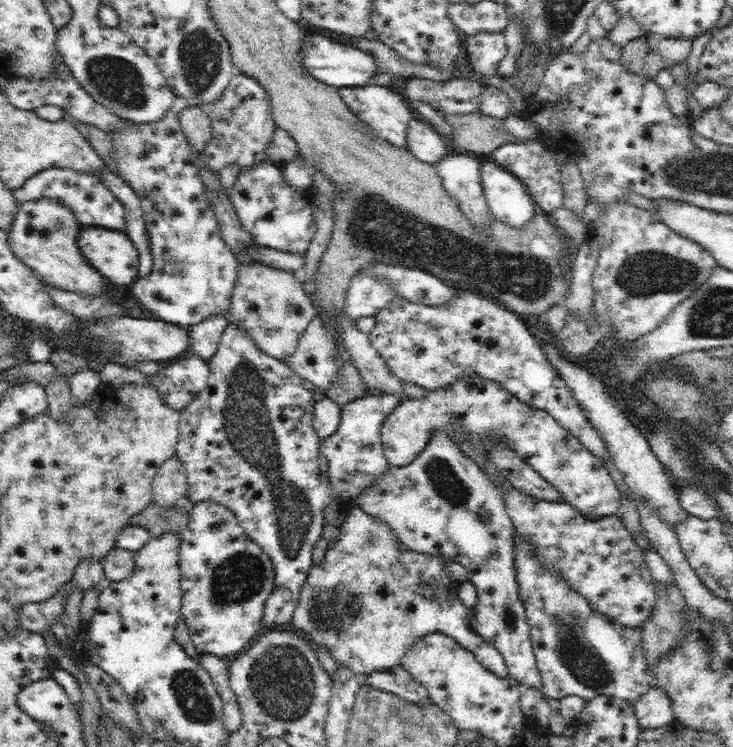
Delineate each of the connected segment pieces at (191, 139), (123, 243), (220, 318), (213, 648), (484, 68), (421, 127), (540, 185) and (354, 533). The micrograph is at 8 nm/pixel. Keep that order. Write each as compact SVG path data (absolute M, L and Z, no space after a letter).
M187 106L179 114L179 123L191 149L202 152L212 138L210 118L199 106Z
M82 226L78 247L84 259L114 284L130 285L137 280L138 249L122 231Z
M222 313L210 315L206 320L198 325L189 327L192 353L200 356L206 363L214 356L224 328L229 324L229 320Z
M214 500L195 504L189 513L187 529L181 532L179 569L182 589L181 618L184 618L190 638L201 654L230 656L249 646L263 631L260 620L264 616L267 599L274 588L274 565L262 547L247 537L236 515Z
M478 33L466 38L468 60L475 72L484 76L496 75L498 64L508 48L502 33Z
M413 118L406 131L406 147L424 162L438 162L447 152L447 146L440 137L440 132L428 122L418 122Z
M528 140L526 143L519 141L503 144L491 153L494 162L525 184L536 206L540 205L549 215L563 206L563 180L560 171L562 159L555 156L550 147L542 145L539 140Z
M350 507L345 512L346 518L339 528L341 534L338 541L327 542L322 562L310 566L308 578L302 586L300 601L287 627L298 632L316 648L326 646L337 664L363 676L380 670L389 671L400 665L406 651L430 632L441 632L453 638L460 646L469 650L470 654L474 653L478 662L492 674L500 678L509 676L500 651L476 634L470 624L472 608L460 601L461 583L452 580L447 571L447 564L452 558L408 550L392 535L386 523L366 514L360 507Z

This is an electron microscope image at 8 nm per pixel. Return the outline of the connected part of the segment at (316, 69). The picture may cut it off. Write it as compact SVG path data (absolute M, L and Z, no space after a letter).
M304 32L304 46L302 46L302 63L301 65L316 80L338 87L353 87L372 84L374 75L380 71L377 68L376 59L368 52L364 52L355 46L333 42L328 36L320 34L308 34Z

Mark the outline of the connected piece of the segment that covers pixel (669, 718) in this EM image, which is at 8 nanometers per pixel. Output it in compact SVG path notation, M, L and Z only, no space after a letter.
M657 685L652 686L646 694L642 694L633 707L639 725L644 730L670 724L675 718L670 698Z

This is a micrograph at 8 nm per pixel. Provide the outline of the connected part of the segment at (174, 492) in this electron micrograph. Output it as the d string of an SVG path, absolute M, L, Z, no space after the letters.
M178 455L162 463L153 478L152 499L162 508L170 508L182 498L187 498L187 475Z

